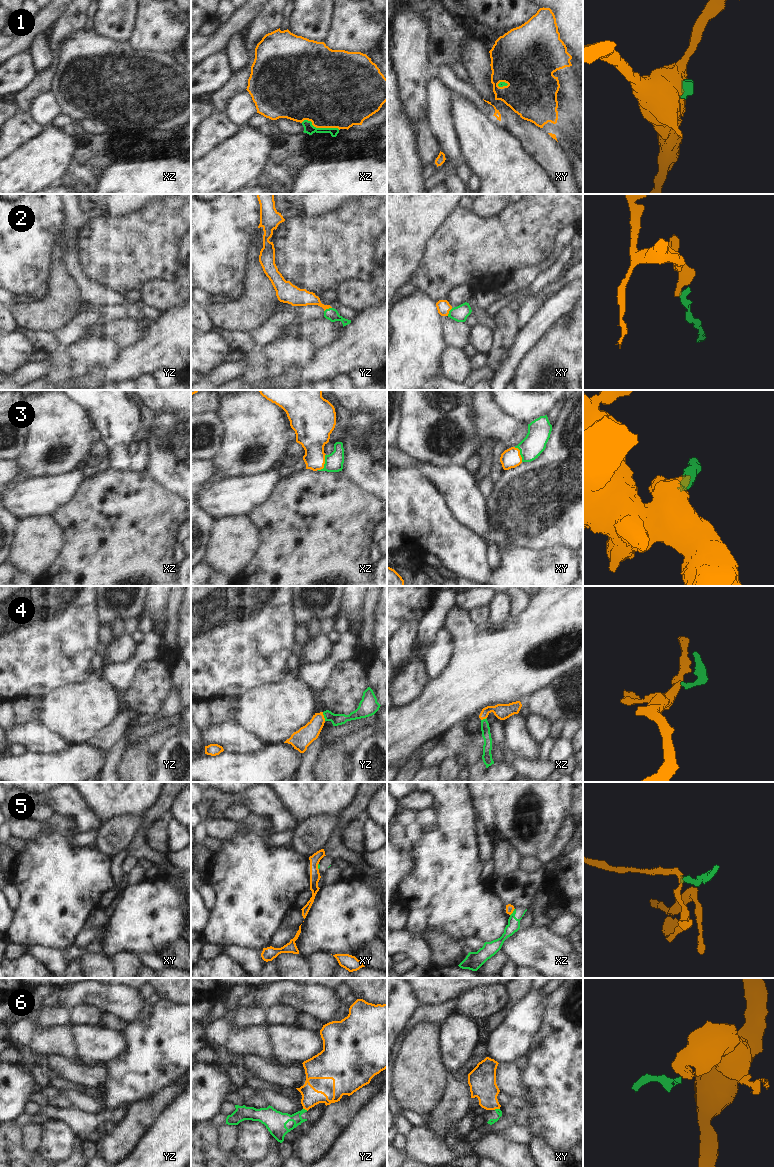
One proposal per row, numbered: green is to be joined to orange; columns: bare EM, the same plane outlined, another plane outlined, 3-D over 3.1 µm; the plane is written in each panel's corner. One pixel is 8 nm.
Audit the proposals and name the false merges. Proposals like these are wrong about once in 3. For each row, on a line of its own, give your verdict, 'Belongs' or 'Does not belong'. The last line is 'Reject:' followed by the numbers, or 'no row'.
1: Belongs
2: Belongs
3: Belongs
4: Belongs
5: Does not belong
6: Does not belong
Reject: 5, 6

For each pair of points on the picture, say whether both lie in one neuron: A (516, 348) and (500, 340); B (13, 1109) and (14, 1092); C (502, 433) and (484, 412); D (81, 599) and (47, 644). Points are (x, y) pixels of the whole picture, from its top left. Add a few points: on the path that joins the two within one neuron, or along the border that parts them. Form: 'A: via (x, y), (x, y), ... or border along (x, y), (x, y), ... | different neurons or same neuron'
A: border along (519, 329), (507, 355), (499, 366) | different neurons
B: via (13, 1105), (13, 1096) | same neuron
C: via (498, 428), (489, 417) | same neuron
D: via (70, 610), (47, 633) | same neuron

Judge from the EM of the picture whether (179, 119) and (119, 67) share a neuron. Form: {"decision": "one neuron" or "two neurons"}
{"decision": "one neuron"}

